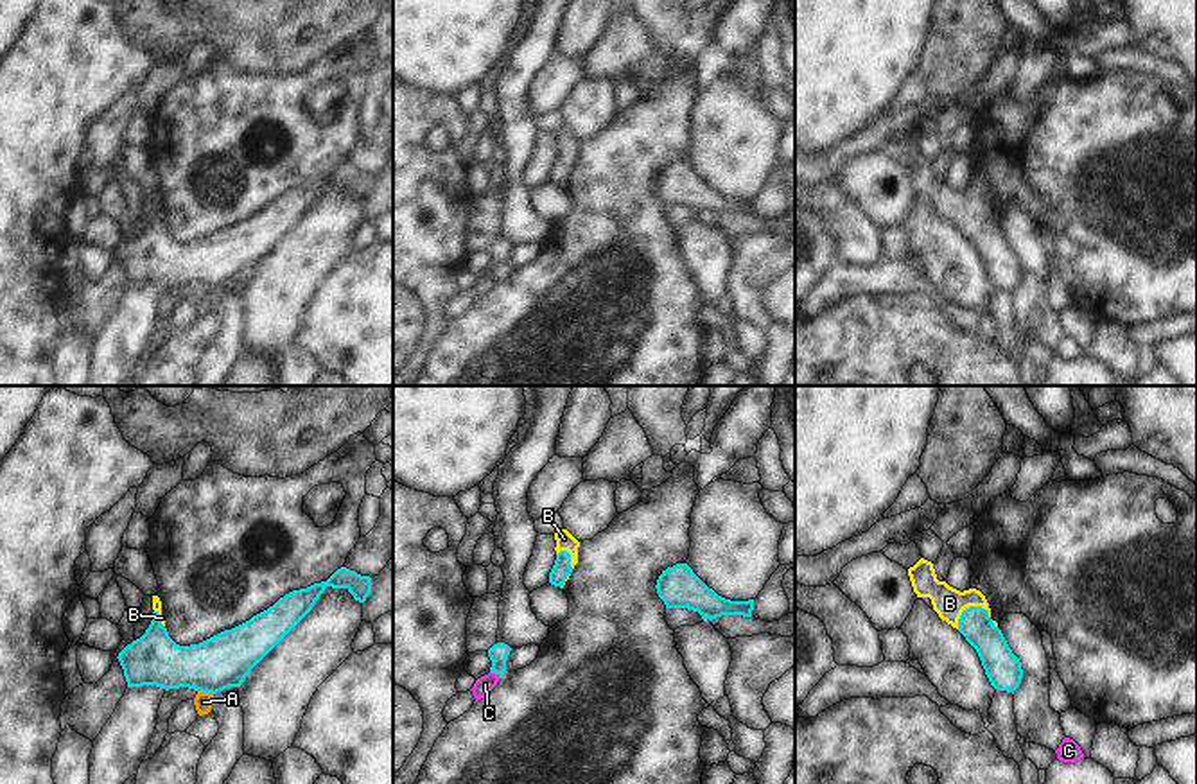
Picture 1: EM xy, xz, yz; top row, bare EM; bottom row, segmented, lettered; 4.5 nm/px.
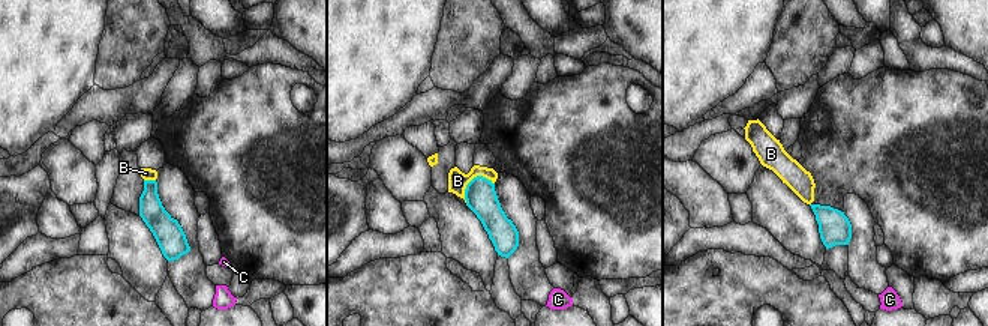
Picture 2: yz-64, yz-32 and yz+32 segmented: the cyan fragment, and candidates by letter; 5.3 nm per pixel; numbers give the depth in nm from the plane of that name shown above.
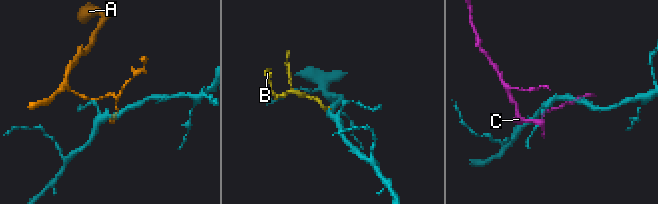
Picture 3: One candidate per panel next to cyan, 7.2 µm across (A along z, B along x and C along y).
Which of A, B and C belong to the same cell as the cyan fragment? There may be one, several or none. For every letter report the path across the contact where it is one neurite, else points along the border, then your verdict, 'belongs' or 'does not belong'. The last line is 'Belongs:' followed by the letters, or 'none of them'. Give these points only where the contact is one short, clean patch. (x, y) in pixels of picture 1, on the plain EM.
A: along xy (198, 287), (212, 293) | does not belong
B: across yz (975, 223), (969, 205), (953, 205), (950, 201) | belongs
C: does not belong
Belongs: B

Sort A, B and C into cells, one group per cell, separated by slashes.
A / B / C

